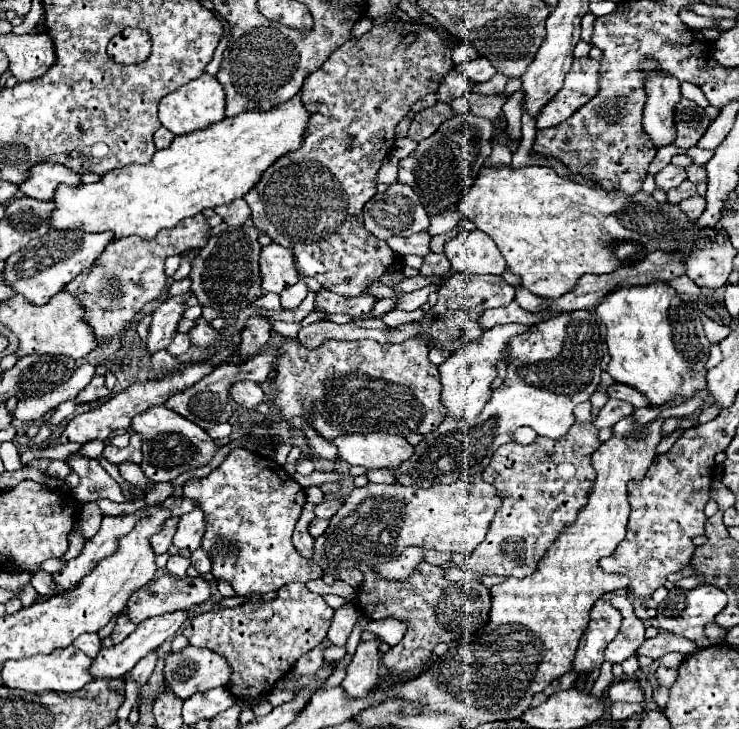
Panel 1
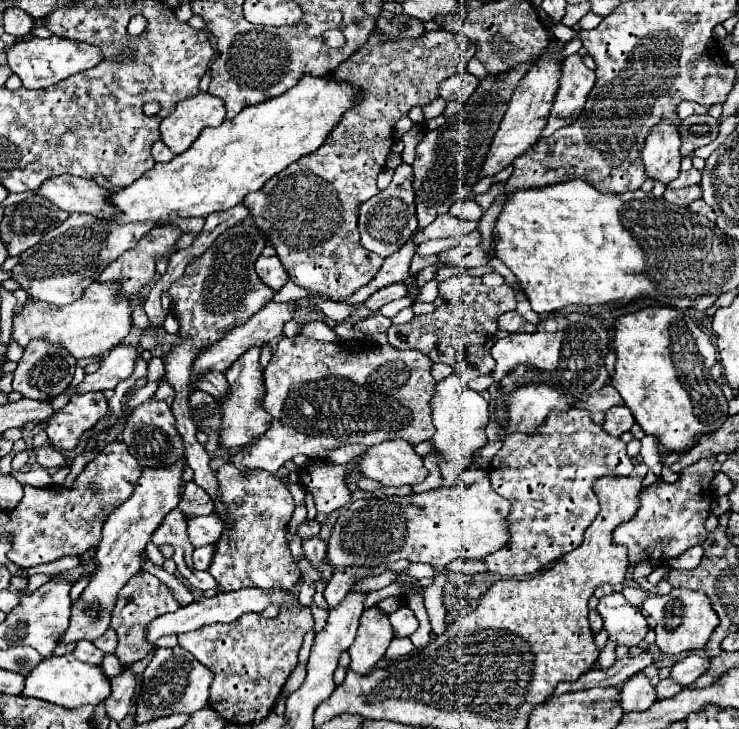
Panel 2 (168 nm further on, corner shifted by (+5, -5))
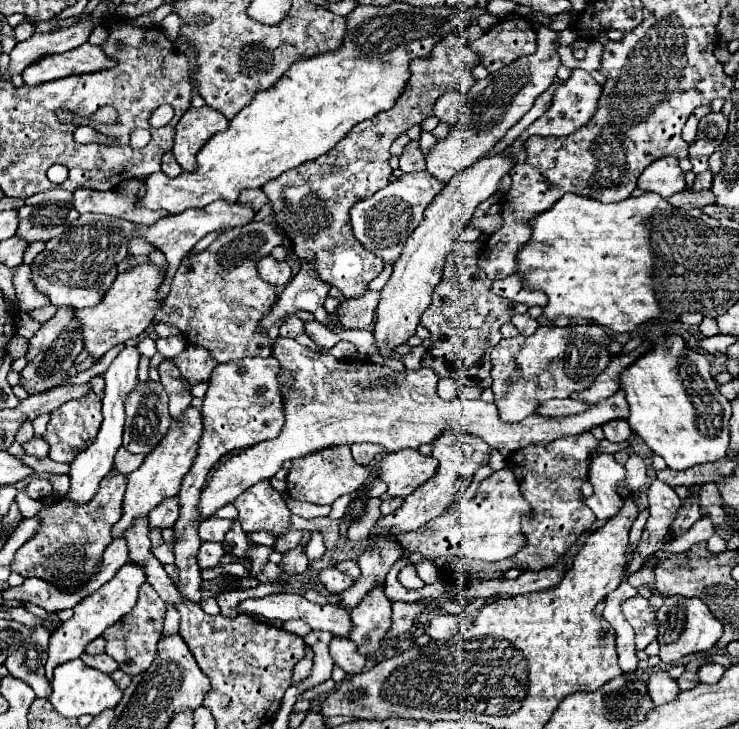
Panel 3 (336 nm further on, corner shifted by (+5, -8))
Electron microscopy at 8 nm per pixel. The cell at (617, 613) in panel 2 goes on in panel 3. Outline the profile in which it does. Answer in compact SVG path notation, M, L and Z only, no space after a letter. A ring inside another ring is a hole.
M640 594L630 598L630 600L626 600L622 604L622 610L624 610L626 620L632 624L634 632L636 632L636 648L644 650L658 636L656 610Z

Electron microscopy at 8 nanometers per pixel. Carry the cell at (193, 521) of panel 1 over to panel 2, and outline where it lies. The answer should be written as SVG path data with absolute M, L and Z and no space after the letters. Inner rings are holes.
M216 513L206 515L206 517L192 517L188 519L188 539L194 547L210 545L216 543L220 533L222 533L222 521L218 519Z

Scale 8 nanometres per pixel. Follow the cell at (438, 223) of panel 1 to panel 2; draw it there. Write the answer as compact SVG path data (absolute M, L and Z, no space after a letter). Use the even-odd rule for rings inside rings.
M468 199L468 201L456 203L456 205L450 209L450 213L452 213L454 217L466 219L466 221L480 221L480 217L482 217L484 211L480 209L480 205L476 205L472 199Z

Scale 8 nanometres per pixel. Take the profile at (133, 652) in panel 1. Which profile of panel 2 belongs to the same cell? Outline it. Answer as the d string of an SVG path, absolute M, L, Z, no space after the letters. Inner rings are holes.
M240 589L240 591L234 591L234 593L218 593L212 599L204 597L200 601L194 601L194 603L186 605L186 607L180 607L174 613L166 613L166 615L160 615L158 619L154 619L150 623L150 627L146 627L146 641L150 645L154 645L164 635L180 635L180 633L194 631L194 629L200 629L200 627L206 627L206 625L212 625L212 623L232 623L234 619L242 617L244 613L264 611L264 607L268 607L270 603L276 603L280 607L296 607L298 597L288 593L288 591L262 591L262 589Z

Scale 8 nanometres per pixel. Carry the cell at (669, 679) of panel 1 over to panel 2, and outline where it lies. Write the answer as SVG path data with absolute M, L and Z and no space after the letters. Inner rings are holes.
M692 653L690 657L684 657L680 661L676 661L670 667L670 677L678 683L678 685L690 685L696 681L696 677L700 677L702 673L706 673L710 667L710 661L702 655Z

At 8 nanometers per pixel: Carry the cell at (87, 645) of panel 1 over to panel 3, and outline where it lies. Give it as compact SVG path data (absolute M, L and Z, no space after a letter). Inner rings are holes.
M82 654L80 658L82 658L82 662L84 662L86 666L92 666L92 668L96 668L96 670L104 672L104 674L112 674L114 670L118 670L116 660L112 660L108 654L96 654L96 656Z

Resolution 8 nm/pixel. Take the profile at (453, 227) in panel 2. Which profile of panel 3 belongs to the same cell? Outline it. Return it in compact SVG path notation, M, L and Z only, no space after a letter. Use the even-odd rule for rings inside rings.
M486 214L486 216L482 216L482 218L472 218L470 224L476 226L476 228L480 228L486 236L490 236L490 234L494 234L494 230L500 230L500 228L502 228L502 218L500 218L500 216L490 216L490 214Z

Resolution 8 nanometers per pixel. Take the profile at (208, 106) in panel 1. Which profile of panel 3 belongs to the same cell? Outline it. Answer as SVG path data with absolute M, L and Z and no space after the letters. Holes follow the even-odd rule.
M208 106L188 108L176 126L176 138L172 148L172 154L182 166L182 170L194 172L196 154L200 152L200 146L204 146L208 138L212 138L214 134L226 128L228 128L228 120L218 110Z

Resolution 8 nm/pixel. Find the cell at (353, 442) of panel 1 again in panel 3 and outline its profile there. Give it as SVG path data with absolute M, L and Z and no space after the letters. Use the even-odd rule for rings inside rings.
M406 448L392 452L378 464L378 476L388 484L390 496L406 498L418 486L426 484L438 468L438 460L432 456L422 456L418 450Z

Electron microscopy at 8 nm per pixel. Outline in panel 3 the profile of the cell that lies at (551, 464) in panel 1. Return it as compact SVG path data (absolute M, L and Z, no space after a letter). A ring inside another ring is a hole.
M586 432L554 440L546 446L532 444L506 458L506 466L516 474L522 496L532 506L532 518L524 518L522 522L526 546L514 556L518 564L526 566L528 570L552 566L596 520L594 512L584 506L580 492L582 484L588 480L588 464L596 446L598 440Z

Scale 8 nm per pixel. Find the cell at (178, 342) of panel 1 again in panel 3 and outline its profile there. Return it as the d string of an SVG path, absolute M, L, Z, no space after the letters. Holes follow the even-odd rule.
M254 188L254 190L242 190L242 192L240 192L240 200L242 200L242 202L252 204L256 210L260 210L260 208L262 208L262 206L268 202L266 194L262 192L262 188Z

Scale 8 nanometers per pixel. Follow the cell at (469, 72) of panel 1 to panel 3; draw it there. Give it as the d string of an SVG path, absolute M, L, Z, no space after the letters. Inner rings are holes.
M448 92L442 94L442 98L438 98L436 106L434 106L434 116L448 124L450 128L454 126L454 122L458 122L458 108L462 104L462 94L460 92Z

